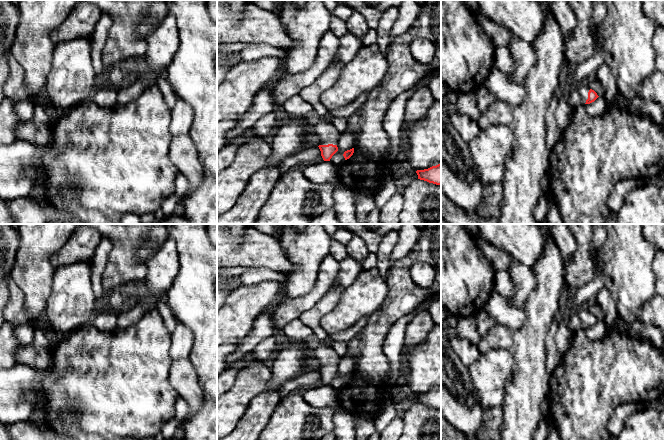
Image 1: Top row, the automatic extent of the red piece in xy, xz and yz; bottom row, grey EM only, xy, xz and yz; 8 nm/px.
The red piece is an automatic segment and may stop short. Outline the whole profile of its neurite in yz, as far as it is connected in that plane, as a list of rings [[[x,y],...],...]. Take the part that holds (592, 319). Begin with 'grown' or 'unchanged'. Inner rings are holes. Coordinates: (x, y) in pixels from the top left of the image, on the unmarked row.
grown; [[[581,307],[575,310],[570,316],[569,328],[570,332],[573,334],[579,330],[584,330],[585,328],[590,328],[594,326],[599,320],[597,317],[590,313],[586,307]]]

